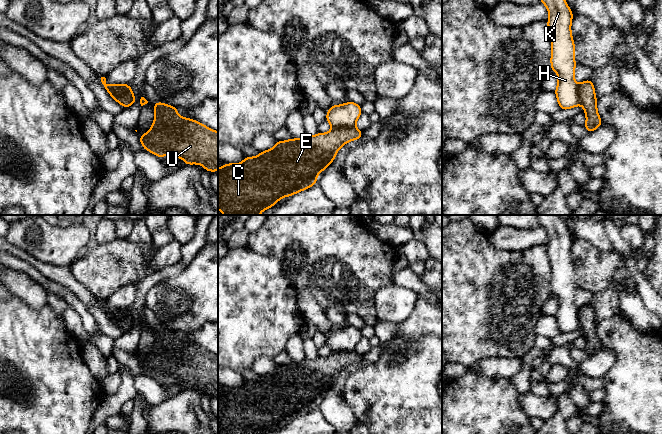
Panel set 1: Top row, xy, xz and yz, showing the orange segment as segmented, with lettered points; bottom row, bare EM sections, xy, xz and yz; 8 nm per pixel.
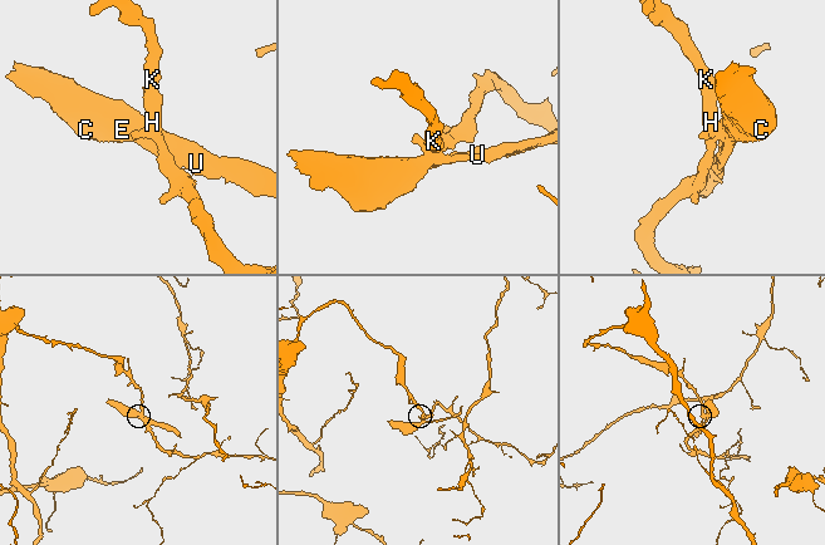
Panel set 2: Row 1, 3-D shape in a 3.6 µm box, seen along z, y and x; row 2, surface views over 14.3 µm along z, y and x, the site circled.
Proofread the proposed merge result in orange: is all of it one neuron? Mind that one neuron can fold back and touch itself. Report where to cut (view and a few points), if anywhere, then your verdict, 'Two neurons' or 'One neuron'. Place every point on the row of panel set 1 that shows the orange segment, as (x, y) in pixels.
Split along xy (111, 94), (124, 96), (130, 105). Two neurons

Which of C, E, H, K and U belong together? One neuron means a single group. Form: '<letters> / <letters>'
C E U / H K

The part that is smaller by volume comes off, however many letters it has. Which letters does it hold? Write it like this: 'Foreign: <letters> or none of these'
Foreign: C, E, U

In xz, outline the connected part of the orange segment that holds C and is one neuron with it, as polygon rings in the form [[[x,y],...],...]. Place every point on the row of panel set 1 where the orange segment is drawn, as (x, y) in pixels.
[[[332,128],[328,133],[314,136],[305,135],[302,139],[291,138],[287,141],[276,141],[275,146],[261,151],[258,156],[245,157],[239,164],[226,163],[218,168],[218,209],[224,215],[259,215],[265,209],[274,206],[282,197],[310,188],[318,182],[316,176],[325,170],[334,160],[338,150],[347,142],[362,138],[362,131],[353,128]]]

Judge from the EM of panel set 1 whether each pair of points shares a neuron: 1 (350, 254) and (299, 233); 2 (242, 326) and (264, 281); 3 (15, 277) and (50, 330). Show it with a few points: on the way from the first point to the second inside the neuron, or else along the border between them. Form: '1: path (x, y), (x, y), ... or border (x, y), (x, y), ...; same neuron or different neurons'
1: path (337, 254), (332, 253), (312, 233); same neuron
2: path (242, 315), (242, 310), (257, 295), (257, 292); same neuron
3: border (15, 295), (33, 308), (41, 309), (47, 303); different neurons

